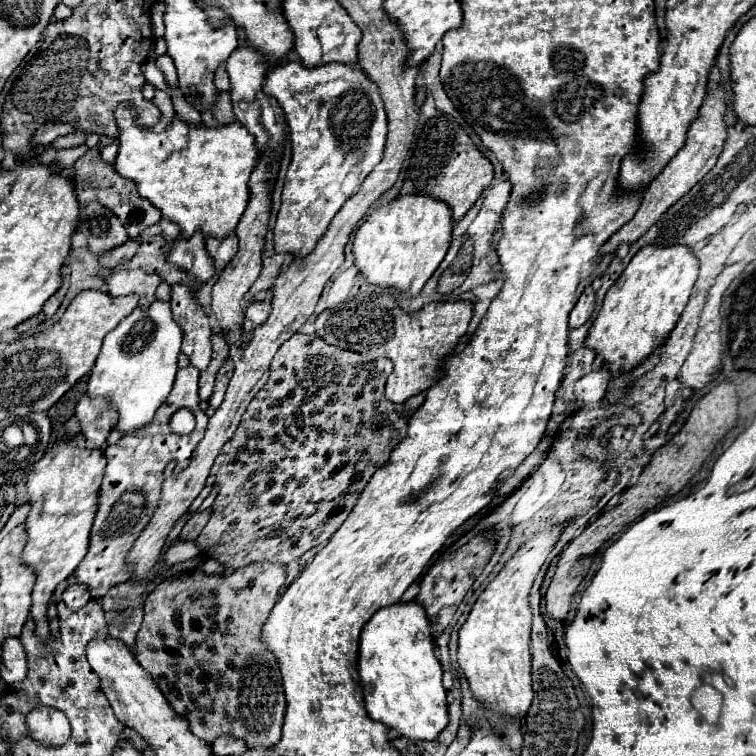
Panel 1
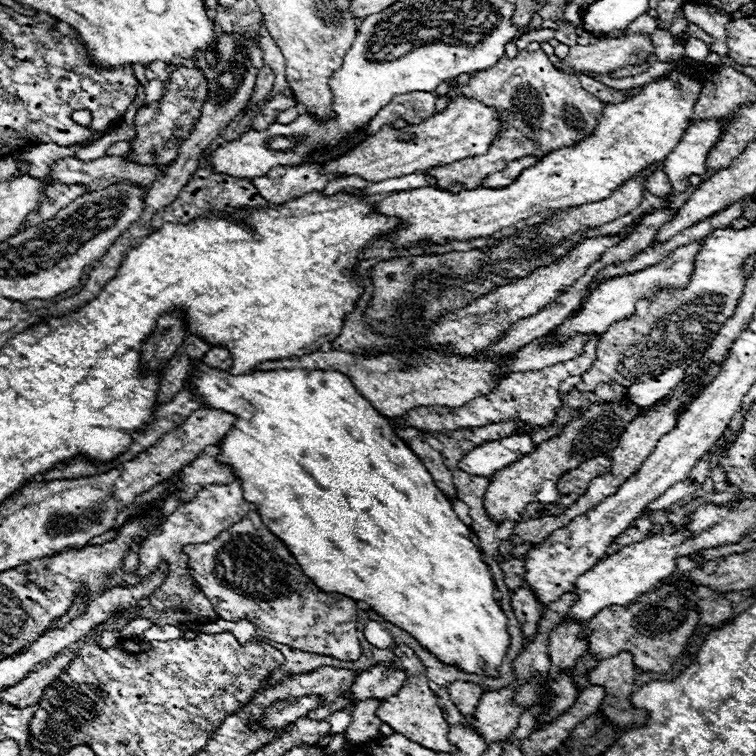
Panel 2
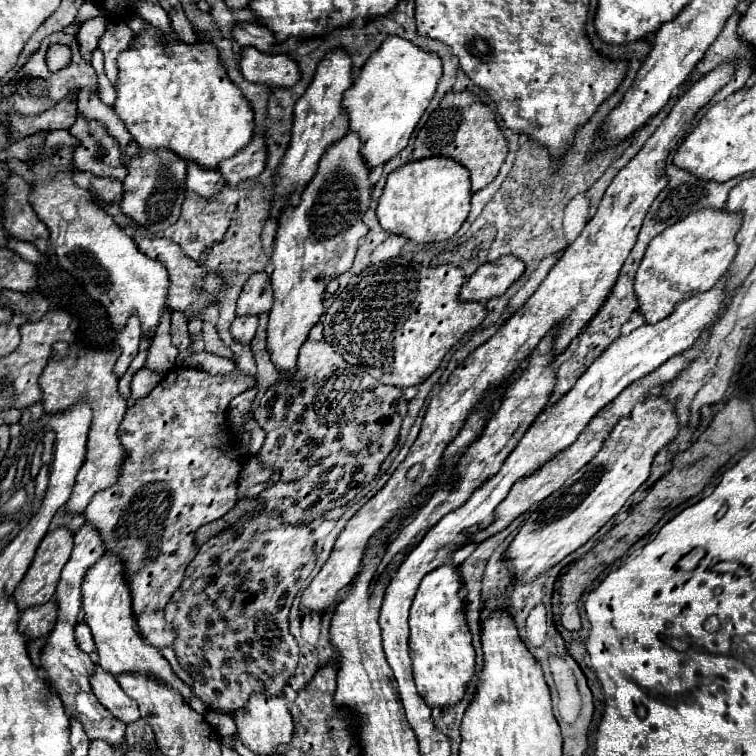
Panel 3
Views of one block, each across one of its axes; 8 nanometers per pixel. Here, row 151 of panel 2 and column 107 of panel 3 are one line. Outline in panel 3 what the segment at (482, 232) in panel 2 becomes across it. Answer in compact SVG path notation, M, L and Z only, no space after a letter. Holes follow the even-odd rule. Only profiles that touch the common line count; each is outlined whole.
M104 554L102 560L98 560L96 566L92 566L88 576L84 576L82 608L84 608L84 622L90 626L94 636L98 666L102 666L106 672L112 672L114 676L120 676L120 674L148 676L156 682L162 682L166 688L180 692L186 704L190 702L192 688L174 674L174 670L170 668L168 660L160 654L160 650L148 644L144 636L140 636L140 630L136 628L136 618L132 616L130 590L122 578L122 564L112 556Z

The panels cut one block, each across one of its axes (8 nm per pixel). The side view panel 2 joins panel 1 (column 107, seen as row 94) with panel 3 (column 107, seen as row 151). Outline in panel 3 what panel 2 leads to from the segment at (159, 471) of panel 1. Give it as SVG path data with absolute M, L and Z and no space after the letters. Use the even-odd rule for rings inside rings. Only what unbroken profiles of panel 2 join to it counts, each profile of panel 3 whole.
M178 366L178 368L172 368L164 380L142 400L138 400L134 406L130 406L126 410L126 416L118 428L118 436L120 436L120 442L122 446L130 452L126 464L124 464L124 470L122 470L122 476L118 478L116 484L112 484L110 488L98 492L92 502L88 504L86 512L84 512L84 518L86 522L90 522L92 526L96 526L96 530L100 532L100 538L104 542L104 548L106 548L106 554L114 554L122 566L124 566L124 580L130 588L130 594L132 594L132 610L134 610L134 616L136 616L136 622L140 626L140 632L142 636L156 648L164 648L164 646L172 646L174 642L174 632L172 632L172 626L164 620L164 606L166 602L172 598L174 590L180 586L182 582L182 576L184 576L184 570L186 566L192 562L192 558L196 556L196 544L194 544L194 532L198 526L202 524L208 524L212 520L218 520L222 518L236 502L236 486L238 486L238 472L242 468L242 464L238 462L238 450L234 446L234 441L228 440L228 422L226 422L226 408L228 404L244 390L252 388L256 382L252 376L244 374L244 372L232 372L232 374L226 374L226 376L212 376L200 368L186 368L186 366Z

